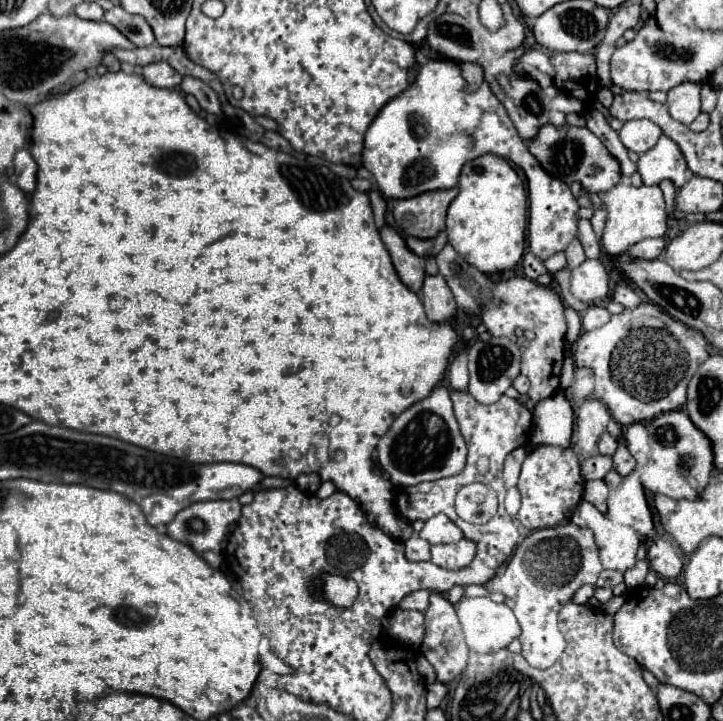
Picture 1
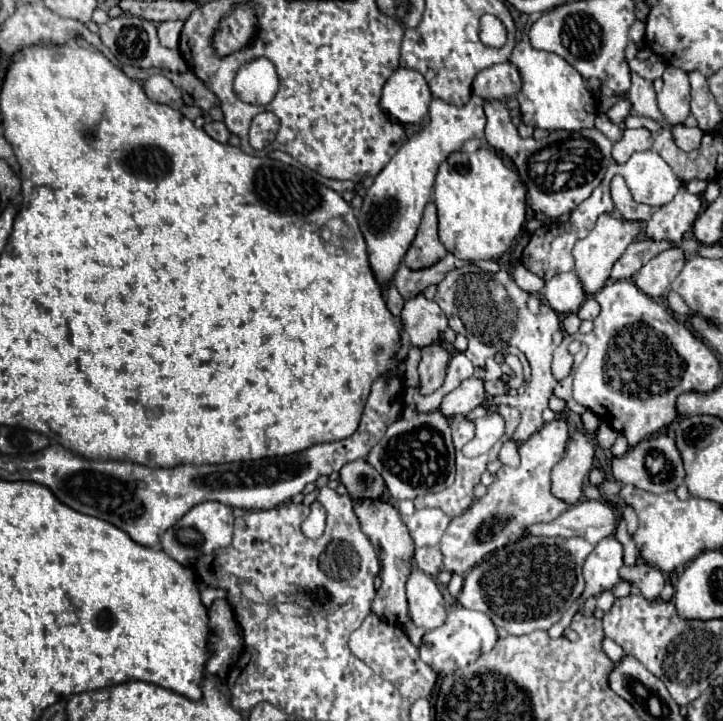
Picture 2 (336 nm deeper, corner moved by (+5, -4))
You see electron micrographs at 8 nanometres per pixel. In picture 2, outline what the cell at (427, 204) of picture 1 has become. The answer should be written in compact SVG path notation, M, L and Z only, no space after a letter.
M432 200L424 210L416 238L410 244L402 262L412 270L428 268L428 266L436 264L440 258L444 258L446 252L448 250L438 240L438 216L436 216L436 204Z

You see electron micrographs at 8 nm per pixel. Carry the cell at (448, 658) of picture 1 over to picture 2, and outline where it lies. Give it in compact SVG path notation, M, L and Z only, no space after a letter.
M414 570L406 582L406 596L410 606L410 618L416 626L424 630L434 630L446 622L444 596L432 576Z

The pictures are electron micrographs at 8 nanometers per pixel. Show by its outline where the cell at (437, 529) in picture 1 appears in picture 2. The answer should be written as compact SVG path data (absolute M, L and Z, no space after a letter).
M440 508L416 510L406 520L406 526L408 526L416 546L438 546L448 524L450 524L450 518Z

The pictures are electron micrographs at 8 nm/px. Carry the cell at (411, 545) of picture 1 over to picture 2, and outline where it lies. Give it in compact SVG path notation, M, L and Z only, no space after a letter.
M438 546L416 548L414 562L416 562L416 566L418 566L422 572L434 576L434 574L438 574L440 568L442 568L442 552L440 552Z

